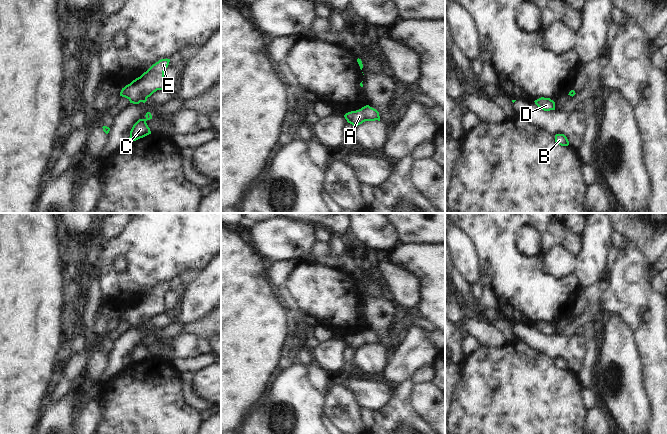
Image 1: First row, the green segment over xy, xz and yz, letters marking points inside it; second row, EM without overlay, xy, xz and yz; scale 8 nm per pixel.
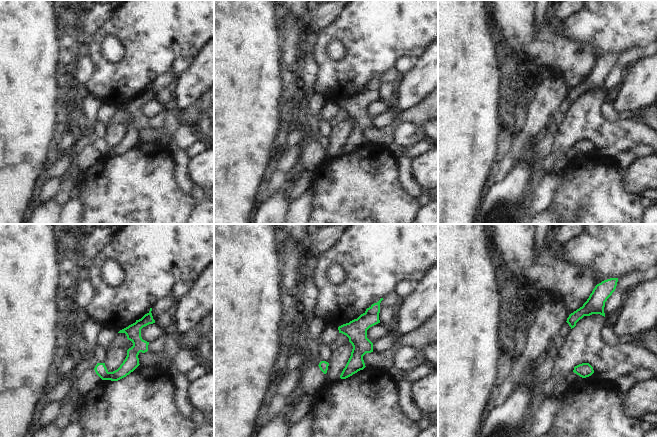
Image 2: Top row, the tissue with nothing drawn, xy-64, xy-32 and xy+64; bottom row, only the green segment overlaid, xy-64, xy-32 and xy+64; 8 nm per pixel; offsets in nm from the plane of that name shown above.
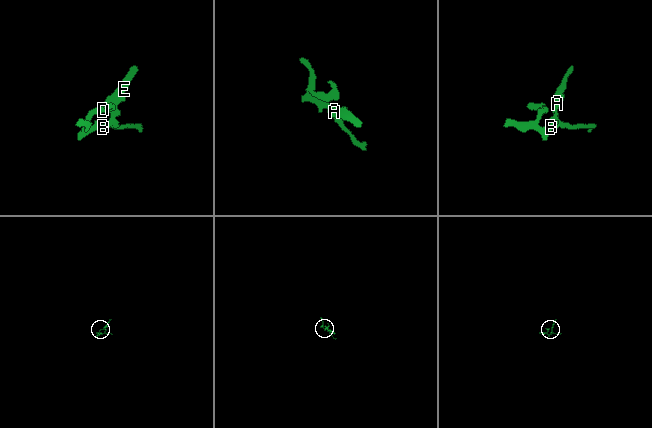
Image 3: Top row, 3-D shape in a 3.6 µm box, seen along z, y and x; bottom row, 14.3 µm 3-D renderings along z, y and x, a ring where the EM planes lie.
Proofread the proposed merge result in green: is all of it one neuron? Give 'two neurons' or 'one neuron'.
one neuron

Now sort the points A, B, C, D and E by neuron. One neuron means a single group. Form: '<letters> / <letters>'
A B C D E

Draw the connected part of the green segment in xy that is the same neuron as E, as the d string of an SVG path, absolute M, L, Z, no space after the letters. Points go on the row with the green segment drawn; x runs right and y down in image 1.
M161 59L153 64L140 77L122 88L120 96L127 98L130 103L145 103L157 90L165 89L164 71L168 67L170 59Z

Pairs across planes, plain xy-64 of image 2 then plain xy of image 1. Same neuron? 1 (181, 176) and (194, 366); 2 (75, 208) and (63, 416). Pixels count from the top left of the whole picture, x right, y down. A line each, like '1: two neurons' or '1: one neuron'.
1: two neurons
2: two neurons

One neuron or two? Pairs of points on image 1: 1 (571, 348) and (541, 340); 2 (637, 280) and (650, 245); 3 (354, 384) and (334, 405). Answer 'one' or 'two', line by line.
1: one
2: two
3: two

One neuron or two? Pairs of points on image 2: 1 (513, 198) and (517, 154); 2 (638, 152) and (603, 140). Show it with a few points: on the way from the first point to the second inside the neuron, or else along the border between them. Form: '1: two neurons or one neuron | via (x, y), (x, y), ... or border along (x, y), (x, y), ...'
1: two neurons | border along (527, 152), (516, 162)
2: two neurons | border along (646, 144), (638, 144), (626, 150)

